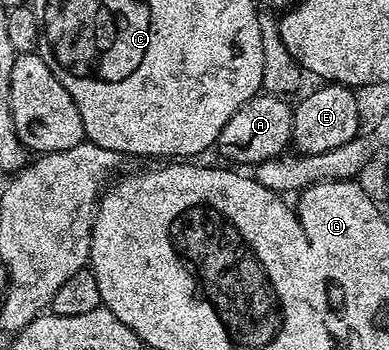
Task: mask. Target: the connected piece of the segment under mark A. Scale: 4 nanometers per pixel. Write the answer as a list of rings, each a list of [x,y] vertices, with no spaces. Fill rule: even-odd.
[[[271,93],[254,96],[238,109],[238,113],[234,113],[234,117],[230,117],[230,121],[226,121],[226,125],[222,125],[215,150],[220,151],[221,157],[229,159],[232,165],[255,165],[284,154],[292,143],[292,109],[293,104],[287,98]]]

